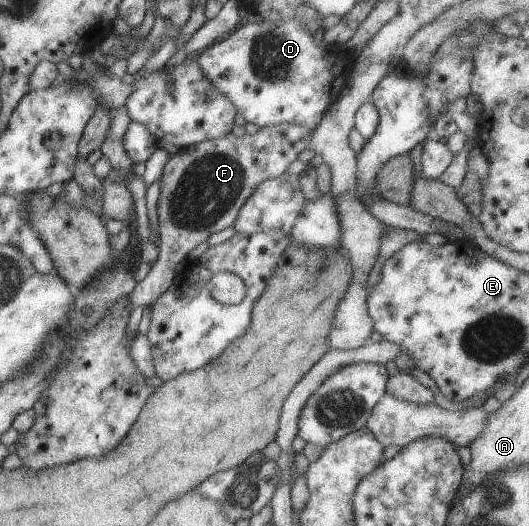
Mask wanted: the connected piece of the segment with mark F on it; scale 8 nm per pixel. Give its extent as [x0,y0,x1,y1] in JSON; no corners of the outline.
[127,123,313,308]

